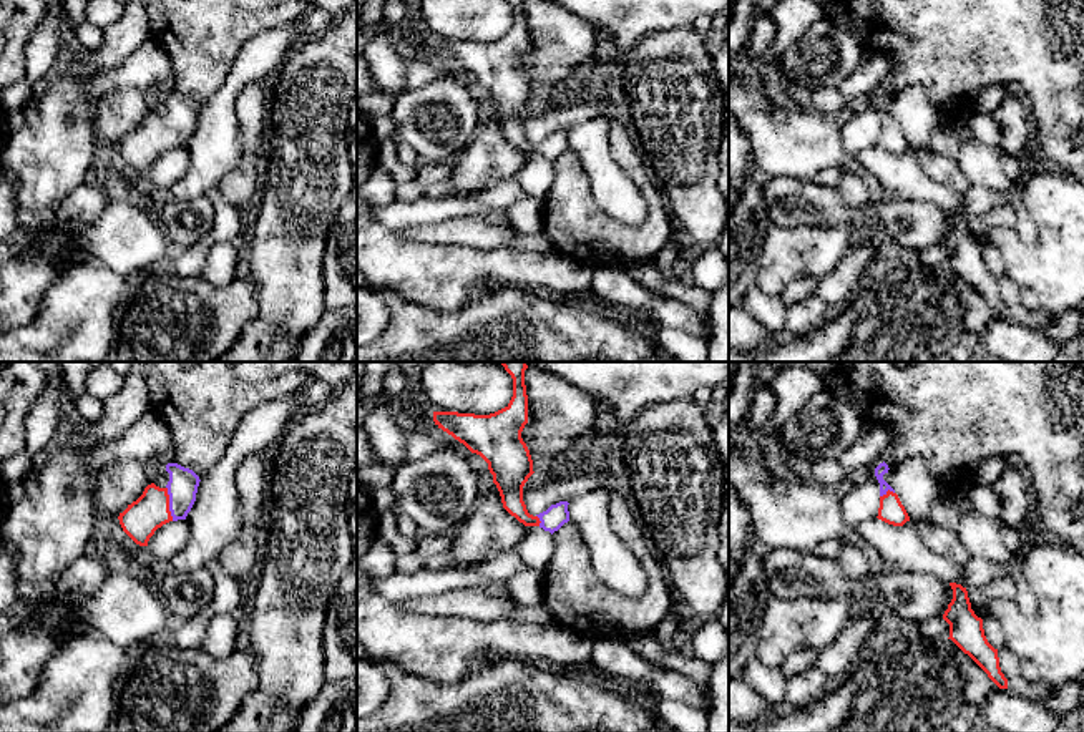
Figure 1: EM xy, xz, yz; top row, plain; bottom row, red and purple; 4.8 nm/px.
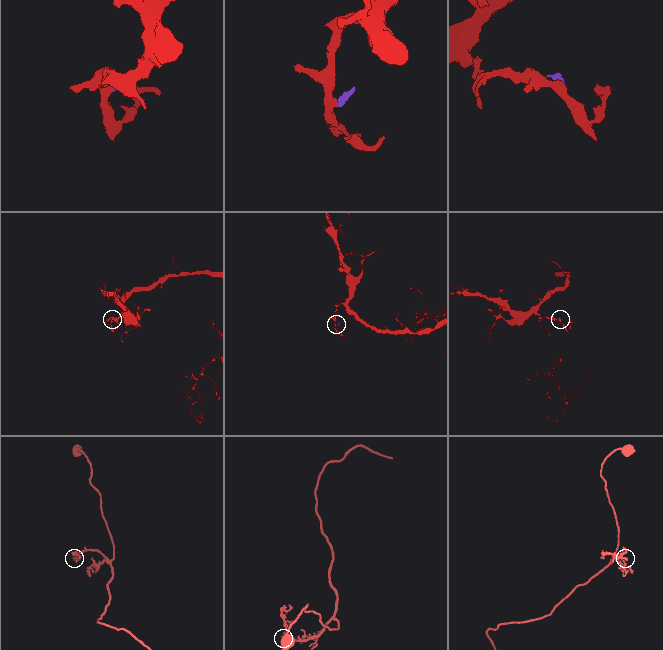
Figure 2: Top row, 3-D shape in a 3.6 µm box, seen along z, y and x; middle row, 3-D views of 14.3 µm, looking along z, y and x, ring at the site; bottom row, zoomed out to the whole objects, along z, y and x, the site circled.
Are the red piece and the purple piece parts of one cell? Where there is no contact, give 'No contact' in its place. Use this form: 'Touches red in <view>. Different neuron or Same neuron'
Touches red in xy. Same neuron

